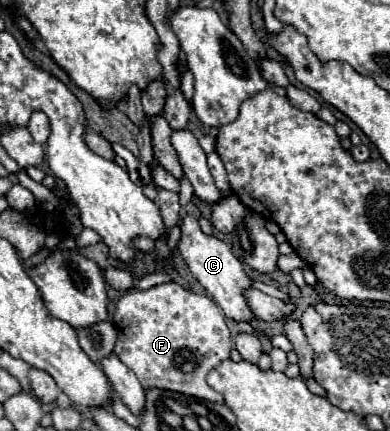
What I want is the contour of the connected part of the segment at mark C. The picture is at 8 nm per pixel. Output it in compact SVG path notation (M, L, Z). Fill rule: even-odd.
M185 215L185 219L181 221L181 241L179 241L179 253L183 255L187 267L191 269L193 277L213 295L213 299L217 301L217 305L225 311L227 317L231 317L233 321L247 321L251 323L255 319L251 307L245 301L245 291L253 287L251 277L245 273L241 261L231 253L231 249L227 247L225 241L217 239L215 235L205 235L197 223L197 219Z

